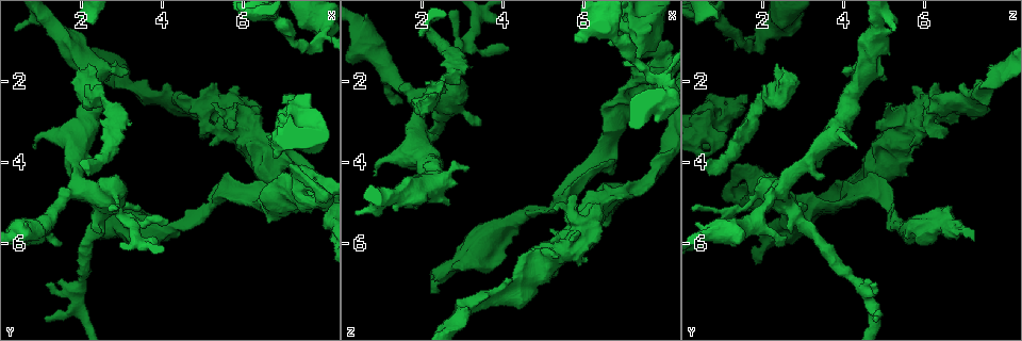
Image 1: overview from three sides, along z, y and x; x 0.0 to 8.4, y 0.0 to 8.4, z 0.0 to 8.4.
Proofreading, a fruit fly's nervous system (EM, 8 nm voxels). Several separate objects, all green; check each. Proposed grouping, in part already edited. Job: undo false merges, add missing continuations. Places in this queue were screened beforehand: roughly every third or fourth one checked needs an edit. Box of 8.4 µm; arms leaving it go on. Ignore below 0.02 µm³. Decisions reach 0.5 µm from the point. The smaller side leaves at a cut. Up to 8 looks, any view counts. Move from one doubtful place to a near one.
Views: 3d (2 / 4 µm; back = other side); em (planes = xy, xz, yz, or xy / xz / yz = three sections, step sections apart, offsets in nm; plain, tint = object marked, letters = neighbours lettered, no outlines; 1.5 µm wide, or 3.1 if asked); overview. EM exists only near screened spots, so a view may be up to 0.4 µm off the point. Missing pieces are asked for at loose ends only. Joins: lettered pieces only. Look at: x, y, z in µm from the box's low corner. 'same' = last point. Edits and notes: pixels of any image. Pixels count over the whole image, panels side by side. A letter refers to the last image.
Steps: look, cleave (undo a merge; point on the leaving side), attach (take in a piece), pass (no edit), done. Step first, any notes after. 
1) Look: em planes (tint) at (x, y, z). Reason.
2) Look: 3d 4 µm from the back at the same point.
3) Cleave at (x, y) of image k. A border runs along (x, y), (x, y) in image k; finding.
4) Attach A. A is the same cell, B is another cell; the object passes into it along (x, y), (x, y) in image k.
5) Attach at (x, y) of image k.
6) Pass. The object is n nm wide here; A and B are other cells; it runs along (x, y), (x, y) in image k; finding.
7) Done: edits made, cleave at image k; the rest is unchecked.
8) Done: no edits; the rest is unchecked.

Look: em planes (letters) at (7.40, 4.20, 1.25). Closes a loop.

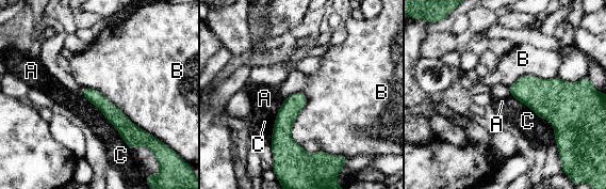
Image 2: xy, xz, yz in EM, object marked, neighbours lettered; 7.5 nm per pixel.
Pass. The object is 120 nm wide here; A, B and C are other cells; it runs along (85, 91), (134, 136), (145, 136) in image 2; all the same cell.

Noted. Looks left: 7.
Look: em planes (tint) at (2.00, 4.05, 0.60). Free end.

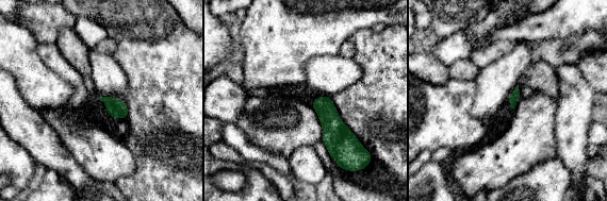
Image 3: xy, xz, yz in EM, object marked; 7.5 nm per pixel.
Look: em planes (letters) at the same point.

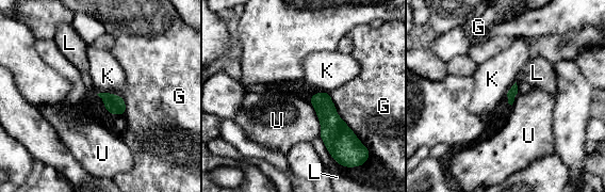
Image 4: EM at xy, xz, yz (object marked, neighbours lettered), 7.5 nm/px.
Pass. G, K, L and U are other cells; a border runs along (97, 93), (113, 93), (123, 98) in image 4; no lettered piece goes on from it.

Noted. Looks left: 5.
Look: 3d 2 µm at (4.20, 2.15, 7.00). Thick end.

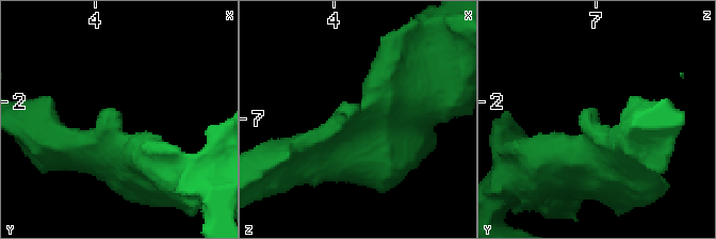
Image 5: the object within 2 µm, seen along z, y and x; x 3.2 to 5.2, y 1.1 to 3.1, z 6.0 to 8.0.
Look: em yz step 8 (tint) at (4.14, 2.10, 7.00).

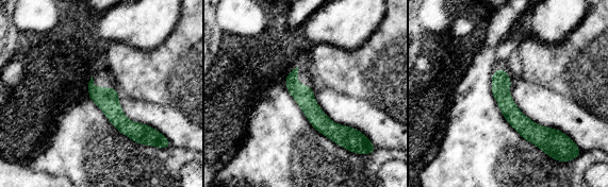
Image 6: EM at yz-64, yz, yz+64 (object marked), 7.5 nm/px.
Look: em xz step 4 (letters) at the same point.

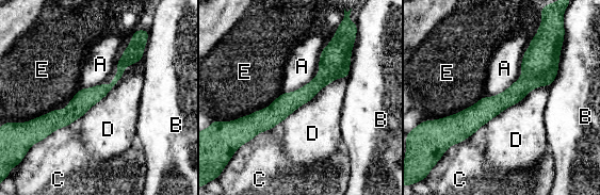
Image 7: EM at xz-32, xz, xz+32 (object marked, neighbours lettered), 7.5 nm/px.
Pass. A, B, C, D and E are other cells; a border runs along (346, 79), (327, 83), (282, 122) in image 7; no lettered piece goes on from it.

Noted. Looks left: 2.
Done: no edits; the rest is unchecked.

